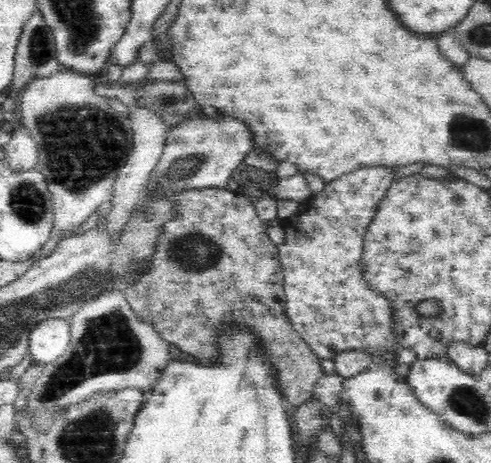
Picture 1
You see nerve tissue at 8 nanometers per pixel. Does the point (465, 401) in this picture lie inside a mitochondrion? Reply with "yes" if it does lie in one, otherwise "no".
yes

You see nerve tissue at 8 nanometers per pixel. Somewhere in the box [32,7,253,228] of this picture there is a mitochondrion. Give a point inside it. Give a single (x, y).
(84, 143)

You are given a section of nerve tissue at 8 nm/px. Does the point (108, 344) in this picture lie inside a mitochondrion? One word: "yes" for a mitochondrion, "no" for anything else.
yes

